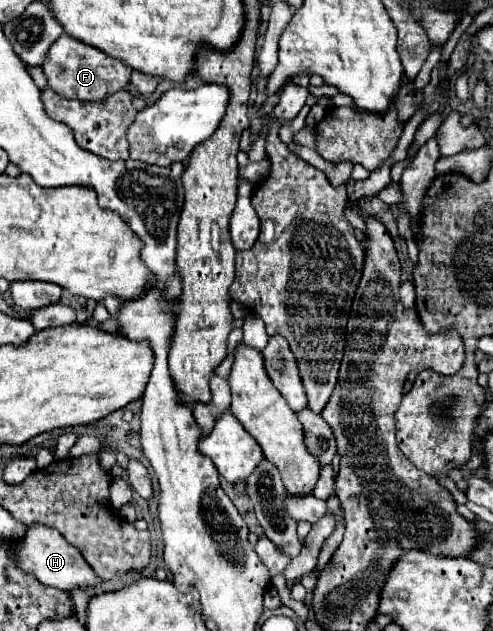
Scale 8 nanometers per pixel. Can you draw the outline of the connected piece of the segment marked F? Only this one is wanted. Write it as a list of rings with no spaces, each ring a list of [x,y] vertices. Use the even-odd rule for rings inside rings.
[[[62,34],[48,50],[46,60],[40,66],[44,70],[44,76],[48,80],[48,86],[62,98],[72,100],[86,100],[86,102],[98,102],[104,100],[120,90],[126,90],[130,82],[130,72],[124,62],[106,56],[102,50],[88,46],[68,34]]]

